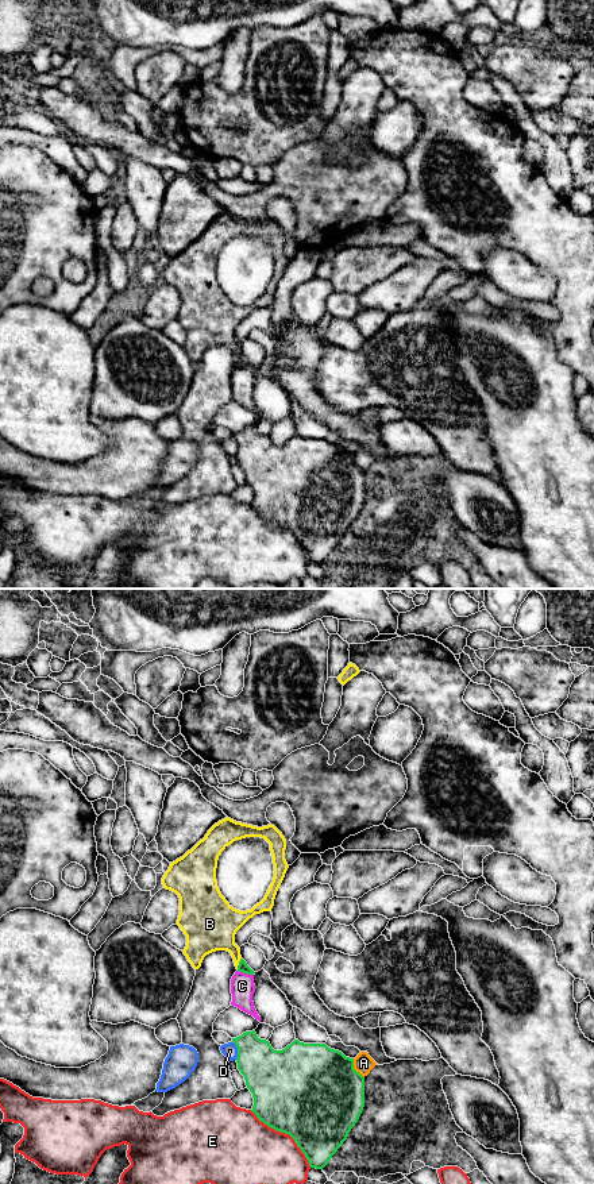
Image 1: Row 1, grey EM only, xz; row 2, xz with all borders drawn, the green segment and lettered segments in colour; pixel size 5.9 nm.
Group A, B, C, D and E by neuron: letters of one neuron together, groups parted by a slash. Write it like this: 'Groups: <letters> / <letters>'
Groups: A / B / C / D / E

